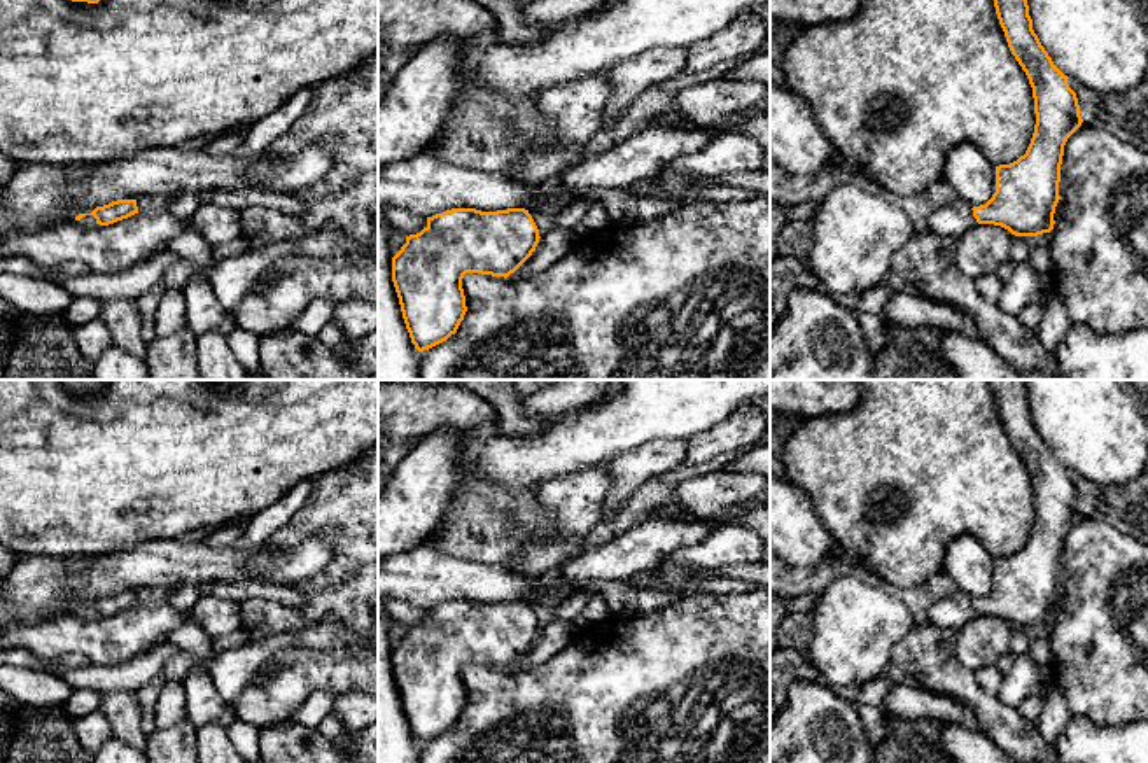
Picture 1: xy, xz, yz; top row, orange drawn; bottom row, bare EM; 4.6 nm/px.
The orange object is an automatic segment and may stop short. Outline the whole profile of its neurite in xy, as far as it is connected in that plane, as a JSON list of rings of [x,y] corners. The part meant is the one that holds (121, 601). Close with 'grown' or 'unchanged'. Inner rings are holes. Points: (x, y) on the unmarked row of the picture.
[[[117,592],[103,598],[96,598],[91,606],[79,606],[79,612],[86,620],[108,618],[117,612],[128,611],[138,606],[136,592]]]; grown

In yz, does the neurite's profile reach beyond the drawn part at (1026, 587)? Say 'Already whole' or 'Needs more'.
Needs more

